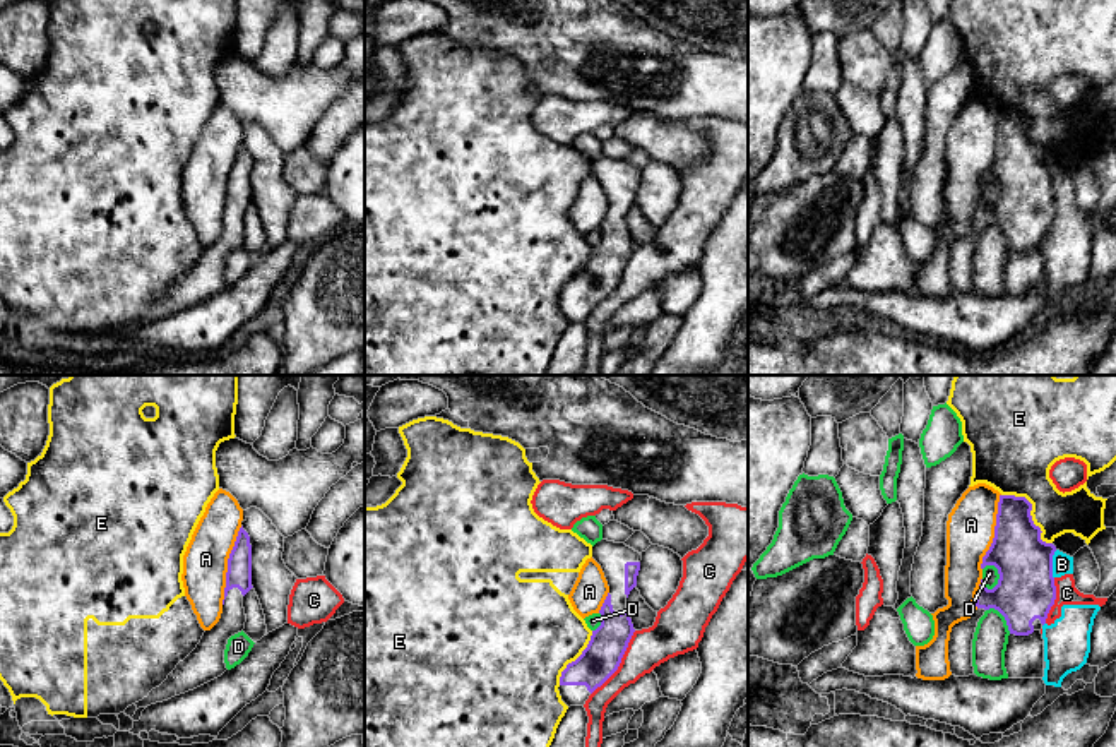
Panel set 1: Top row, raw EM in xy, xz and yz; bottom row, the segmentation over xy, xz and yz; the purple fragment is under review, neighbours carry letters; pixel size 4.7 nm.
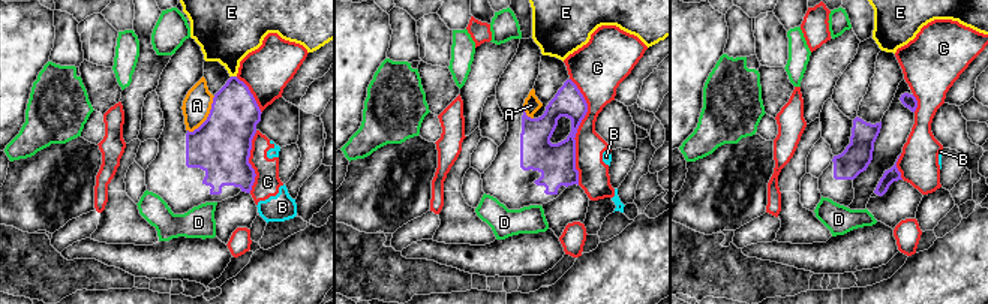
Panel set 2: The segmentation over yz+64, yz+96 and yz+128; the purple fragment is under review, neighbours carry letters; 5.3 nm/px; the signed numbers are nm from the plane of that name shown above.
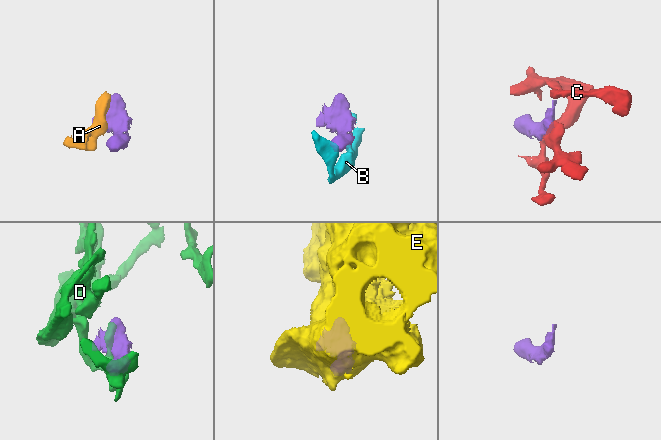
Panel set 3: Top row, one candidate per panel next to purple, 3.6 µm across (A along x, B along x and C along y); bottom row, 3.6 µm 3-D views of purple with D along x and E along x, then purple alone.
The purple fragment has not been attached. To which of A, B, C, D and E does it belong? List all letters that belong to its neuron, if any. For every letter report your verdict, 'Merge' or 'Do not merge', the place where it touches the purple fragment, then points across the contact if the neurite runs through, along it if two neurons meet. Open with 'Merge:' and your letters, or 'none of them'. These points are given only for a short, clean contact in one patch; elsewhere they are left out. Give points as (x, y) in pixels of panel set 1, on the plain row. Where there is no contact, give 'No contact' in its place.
Merge: none of them
A: Do not merge. Touches purple at xy (228, 182)
B: Do not merge. Touches purple at yz (1051, 180)
C: Do not merge. Touches purple at xz (620, 278)
D: Do not merge. Touches purple at yz (998, 189)
E: Do not merge. Touches purple at yz (1029, 129)

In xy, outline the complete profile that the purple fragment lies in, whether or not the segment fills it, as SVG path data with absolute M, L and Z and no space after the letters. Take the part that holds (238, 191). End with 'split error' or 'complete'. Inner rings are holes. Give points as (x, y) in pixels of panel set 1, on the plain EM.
M241 142L228 175L223 230L219 238L211 247L204 248L197 264L176 281L159 303L152 305L147 314L135 319L137 326L193 307L221 293L228 286L224 279L224 266L228 255L245 245L246 231L243 212L252 204L252 161L248 149Z; split error

